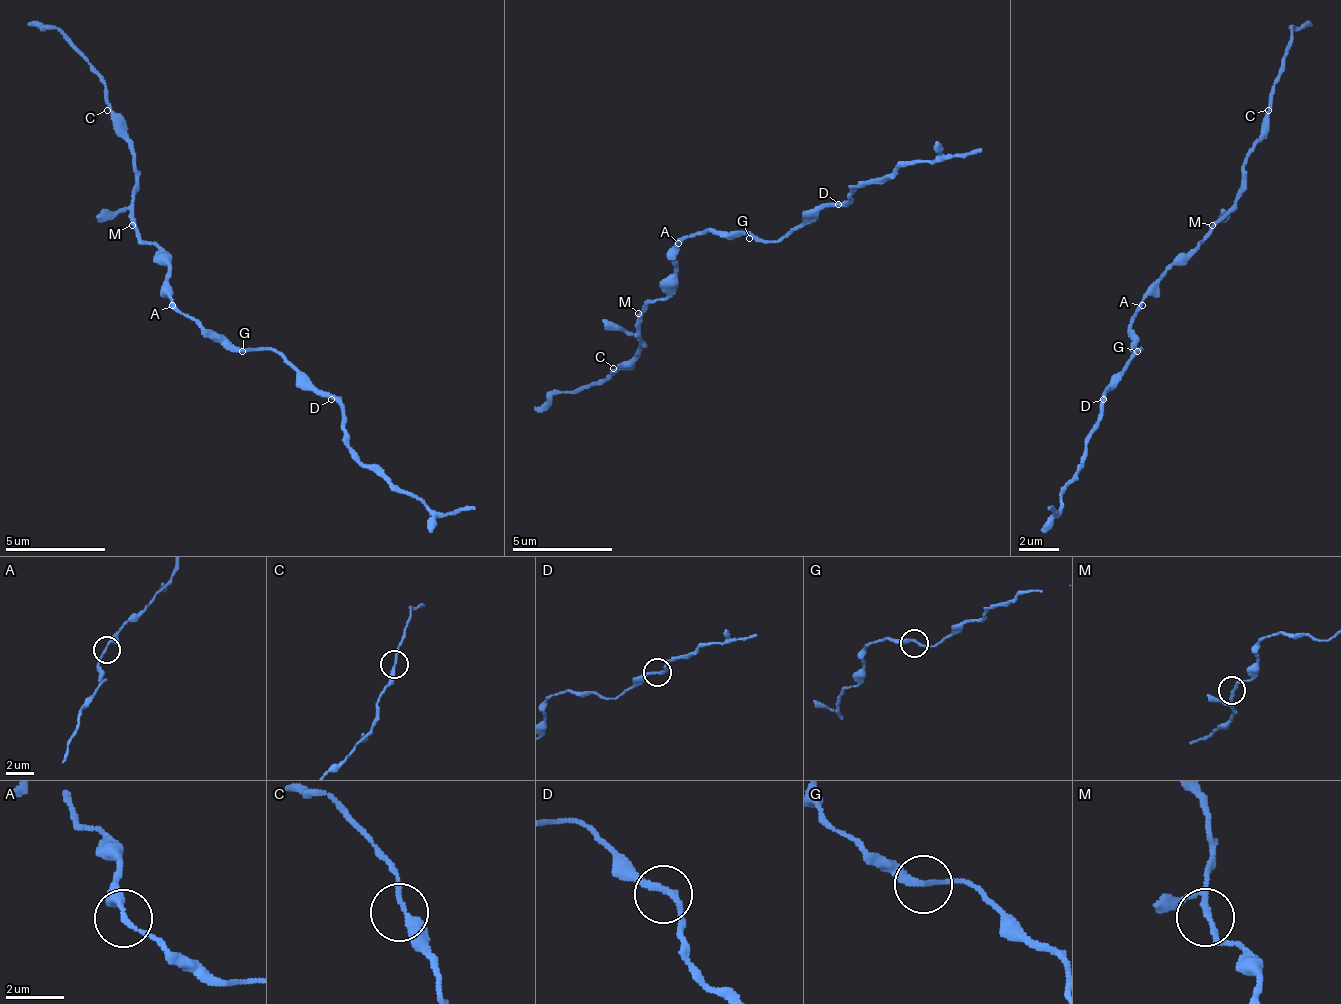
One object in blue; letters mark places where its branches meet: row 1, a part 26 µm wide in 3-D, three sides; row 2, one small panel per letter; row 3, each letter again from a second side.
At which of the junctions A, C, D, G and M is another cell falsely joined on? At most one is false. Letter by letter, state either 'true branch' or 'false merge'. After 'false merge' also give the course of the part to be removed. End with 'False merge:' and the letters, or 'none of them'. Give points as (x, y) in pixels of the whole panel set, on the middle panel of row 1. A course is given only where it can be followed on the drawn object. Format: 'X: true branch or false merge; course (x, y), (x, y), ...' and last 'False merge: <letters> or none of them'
A: true branch
C: true branch
D: true branch
G: true branch
M: true branch
False merge: none of them

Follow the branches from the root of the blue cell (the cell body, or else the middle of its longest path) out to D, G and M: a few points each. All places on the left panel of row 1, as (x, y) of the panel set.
D: (182, 310), (207, 330), (217, 330), (242, 351), (272, 351), (282, 356), (292, 366), (297, 366), (333, 401)
G: (182, 310), (207, 330), (217, 330), (242, 351)
M: (182, 310), (172, 300), (167, 260), (132, 225)

